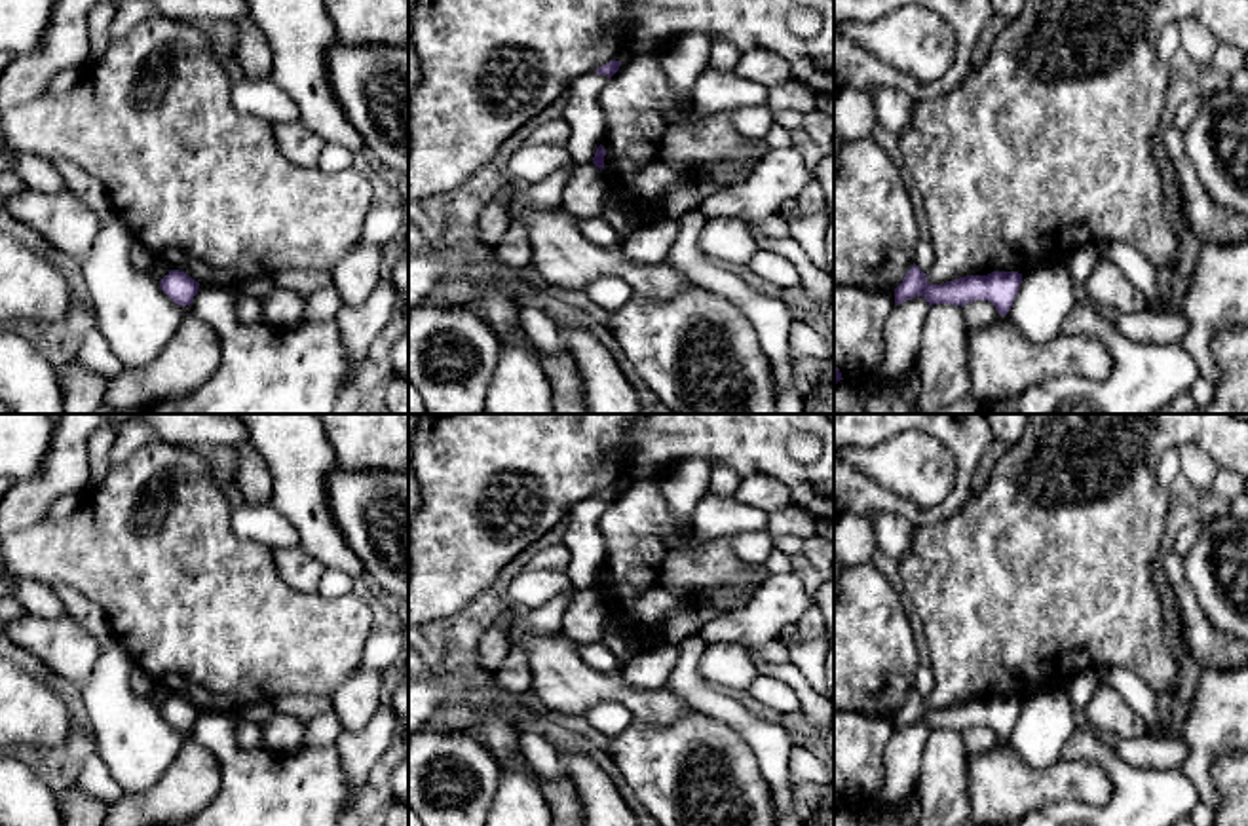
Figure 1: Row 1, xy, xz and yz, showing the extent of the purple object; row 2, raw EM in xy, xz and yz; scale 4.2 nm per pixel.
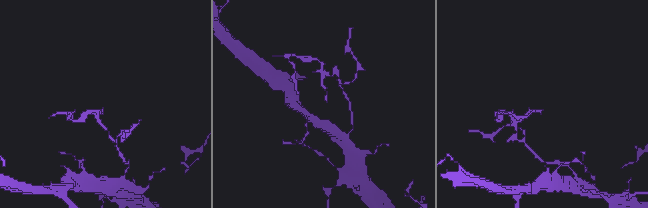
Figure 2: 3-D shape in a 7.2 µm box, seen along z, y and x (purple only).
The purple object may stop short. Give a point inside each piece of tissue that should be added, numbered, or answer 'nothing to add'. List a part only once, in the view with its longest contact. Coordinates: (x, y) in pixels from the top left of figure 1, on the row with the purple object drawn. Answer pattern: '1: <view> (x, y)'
nothing to add

